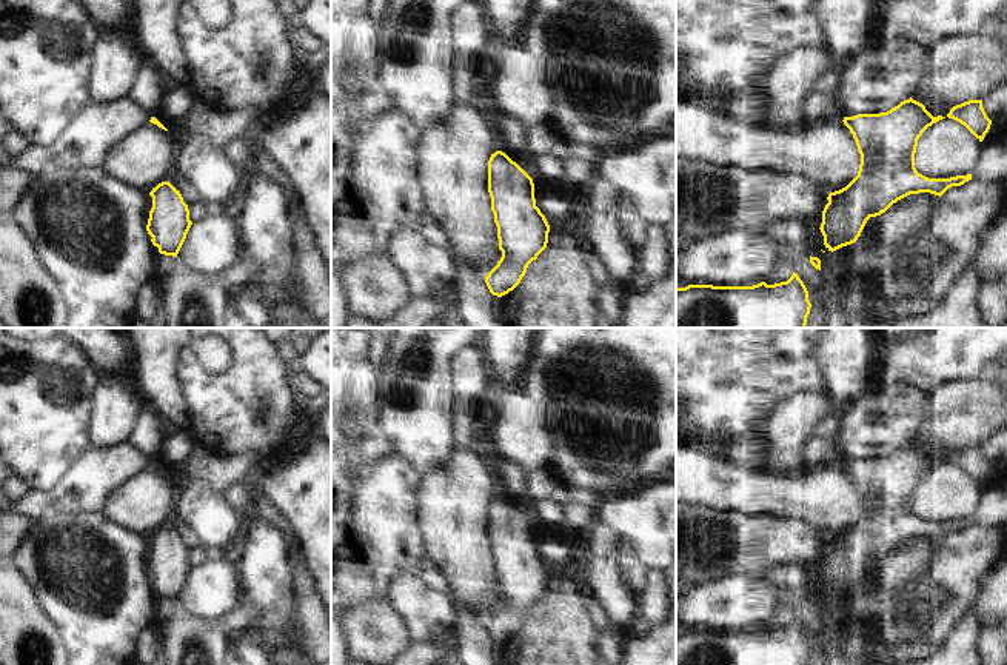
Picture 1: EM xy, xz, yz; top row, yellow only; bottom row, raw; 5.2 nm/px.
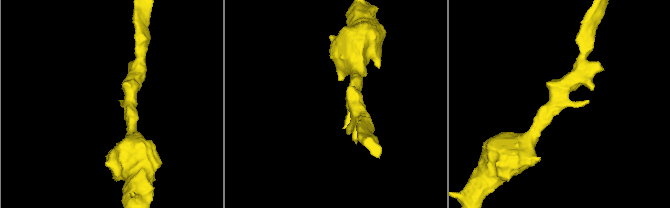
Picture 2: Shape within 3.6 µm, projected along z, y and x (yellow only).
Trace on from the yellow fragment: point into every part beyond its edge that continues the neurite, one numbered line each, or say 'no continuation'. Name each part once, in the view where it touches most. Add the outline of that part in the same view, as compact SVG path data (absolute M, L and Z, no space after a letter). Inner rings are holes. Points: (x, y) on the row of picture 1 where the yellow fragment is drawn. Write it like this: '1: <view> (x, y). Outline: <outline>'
no continuation

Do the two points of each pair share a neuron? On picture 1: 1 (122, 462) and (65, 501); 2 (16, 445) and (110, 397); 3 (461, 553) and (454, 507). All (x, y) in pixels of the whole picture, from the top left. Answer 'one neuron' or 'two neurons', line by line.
1: one neuron
2: two neurons
3: one neuron

